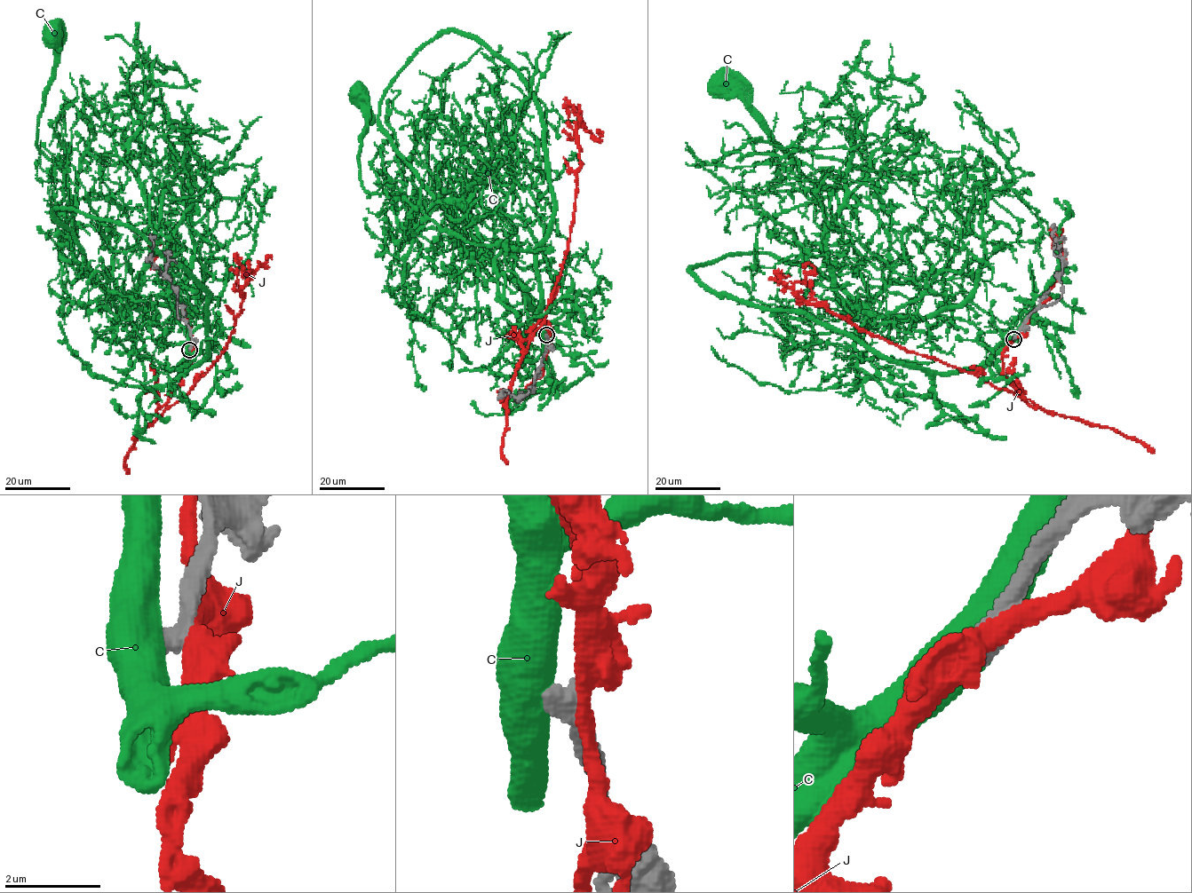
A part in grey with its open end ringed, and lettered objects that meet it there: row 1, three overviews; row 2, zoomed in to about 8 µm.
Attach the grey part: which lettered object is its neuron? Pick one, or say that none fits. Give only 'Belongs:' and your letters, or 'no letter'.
Belongs: no letter

